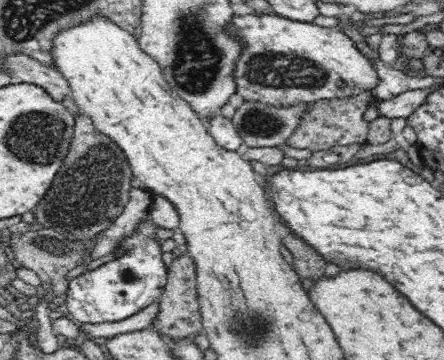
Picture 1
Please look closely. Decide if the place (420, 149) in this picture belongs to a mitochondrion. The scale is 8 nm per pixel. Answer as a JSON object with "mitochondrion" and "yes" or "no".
{"mitochondrion":"no"}

